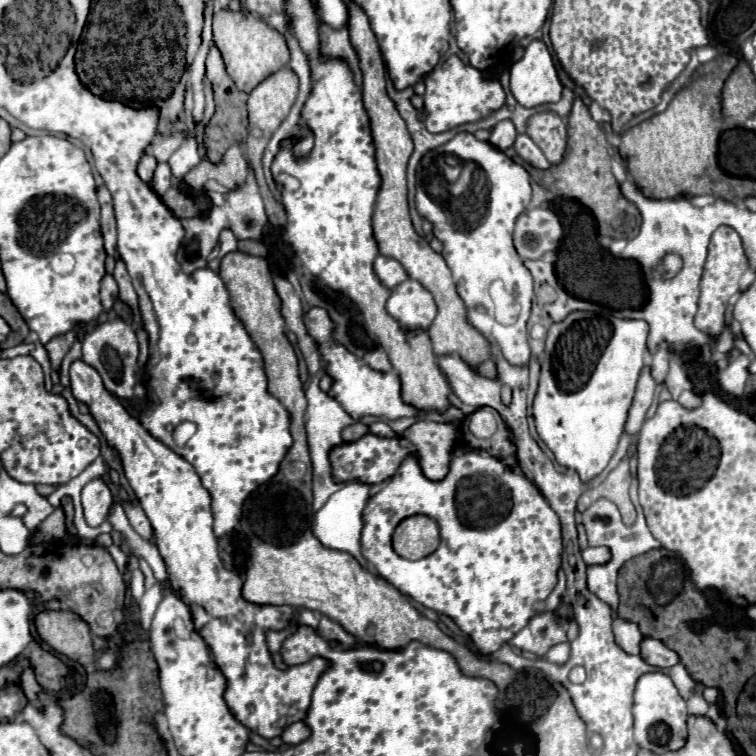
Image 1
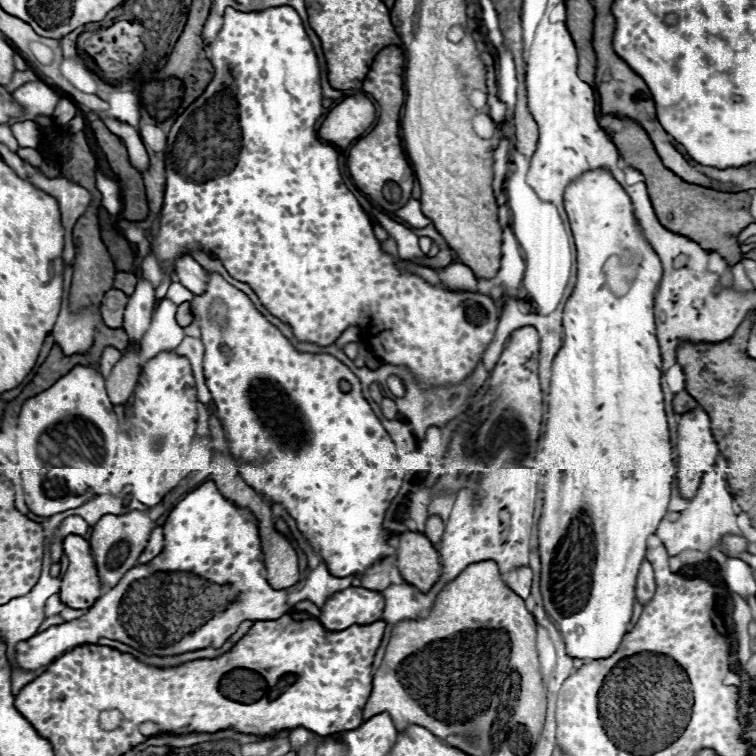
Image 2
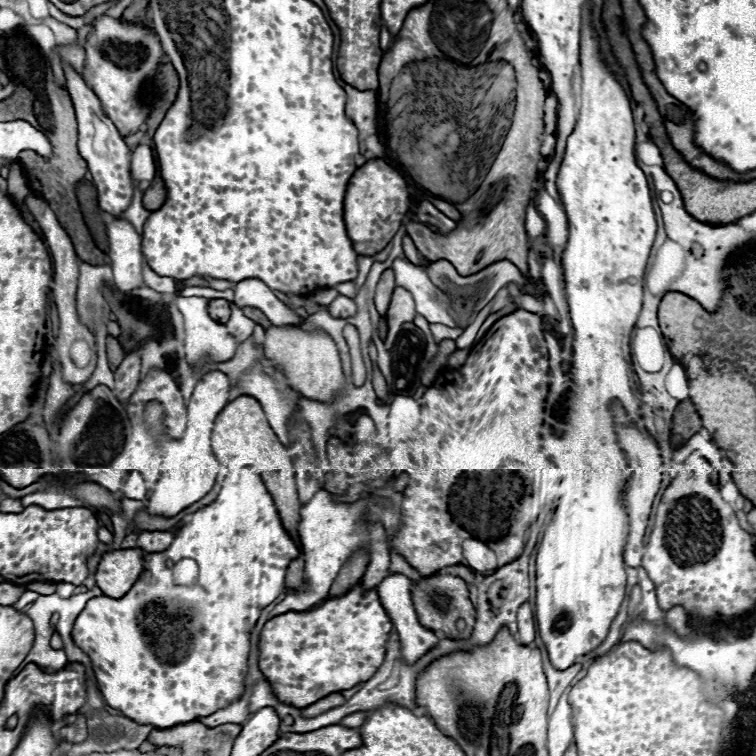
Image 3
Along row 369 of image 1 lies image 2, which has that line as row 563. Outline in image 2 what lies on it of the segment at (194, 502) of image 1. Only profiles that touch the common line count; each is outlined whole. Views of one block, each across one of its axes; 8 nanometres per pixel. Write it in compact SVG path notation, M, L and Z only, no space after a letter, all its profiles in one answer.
M68 536L64 540L64 554L68 556L69 566L58 592L60 600L74 610L94 606L104 588L90 556L90 544L82 536Z

